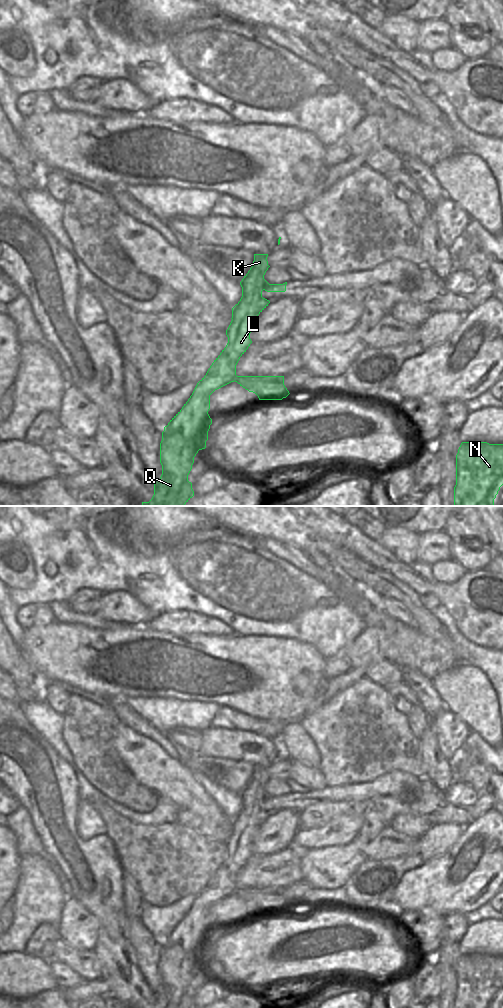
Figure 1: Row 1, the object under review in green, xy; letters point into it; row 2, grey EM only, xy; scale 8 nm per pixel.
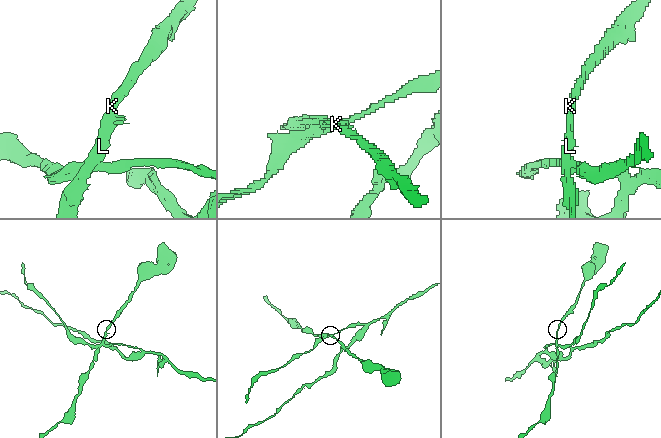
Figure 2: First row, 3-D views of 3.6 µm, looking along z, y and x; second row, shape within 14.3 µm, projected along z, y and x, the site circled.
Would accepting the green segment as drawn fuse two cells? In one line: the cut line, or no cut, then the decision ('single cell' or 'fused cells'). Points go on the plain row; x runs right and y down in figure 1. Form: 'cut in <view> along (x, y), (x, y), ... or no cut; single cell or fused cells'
cut in xy along (238, 888), (234, 892); fused cells

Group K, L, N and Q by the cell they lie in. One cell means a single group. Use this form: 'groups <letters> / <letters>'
groups K L Q / N

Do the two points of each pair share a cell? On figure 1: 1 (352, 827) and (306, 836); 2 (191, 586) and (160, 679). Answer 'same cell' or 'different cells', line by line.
1: same cell
2: different cells

